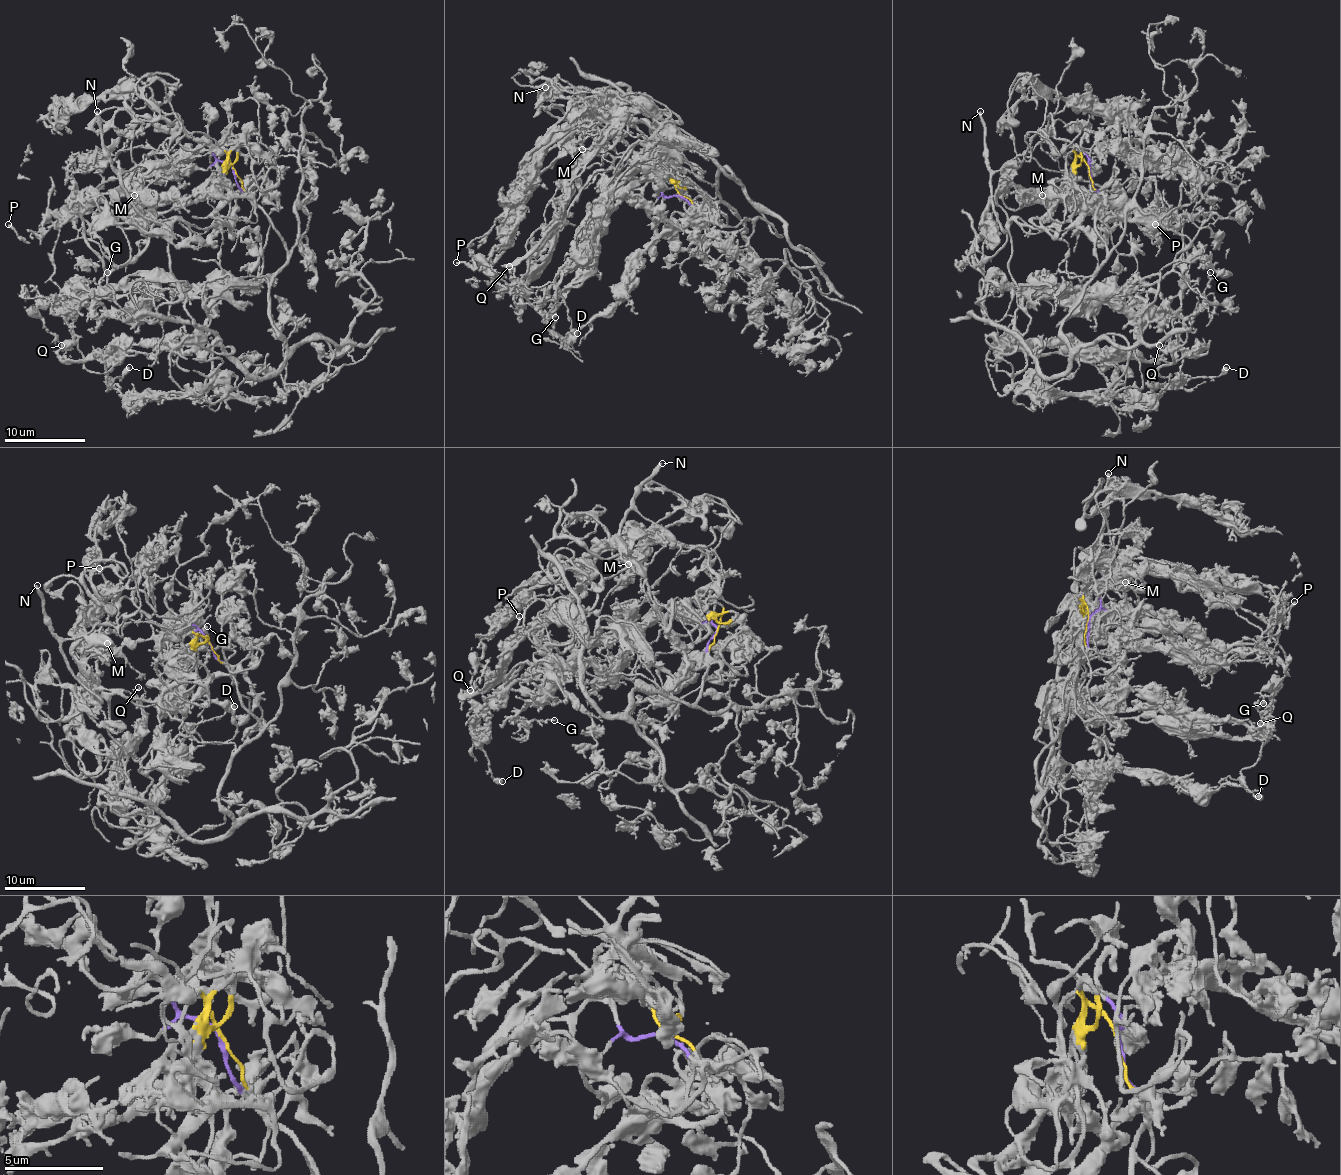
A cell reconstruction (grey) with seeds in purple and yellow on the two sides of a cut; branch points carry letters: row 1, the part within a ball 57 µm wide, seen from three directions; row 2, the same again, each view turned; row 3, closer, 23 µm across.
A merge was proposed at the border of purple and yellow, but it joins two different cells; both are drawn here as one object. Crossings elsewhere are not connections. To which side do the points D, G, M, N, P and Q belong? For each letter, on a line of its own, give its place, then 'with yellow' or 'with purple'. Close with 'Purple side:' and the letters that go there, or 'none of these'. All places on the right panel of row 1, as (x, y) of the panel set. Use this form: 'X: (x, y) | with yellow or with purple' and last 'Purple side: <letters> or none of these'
D: (1226, 367) | with yellow
G: (1210, 272) | with yellow
M: (1042, 195) | with yellow
N: (980, 111) | with yellow
P: (1155, 224) | with yellow
Q: (1159, 345) | with yellow
Purple side: none of these

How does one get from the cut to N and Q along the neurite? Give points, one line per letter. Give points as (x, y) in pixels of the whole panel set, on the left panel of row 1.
N: (233, 169), (225, 153), (182, 131), (160, 153), (118, 171), (98, 111)
Q: (233, 169), (231, 161), (221, 288), (206, 312), (208, 328), (152, 352), (67, 360), (57, 352), (61, 344)

